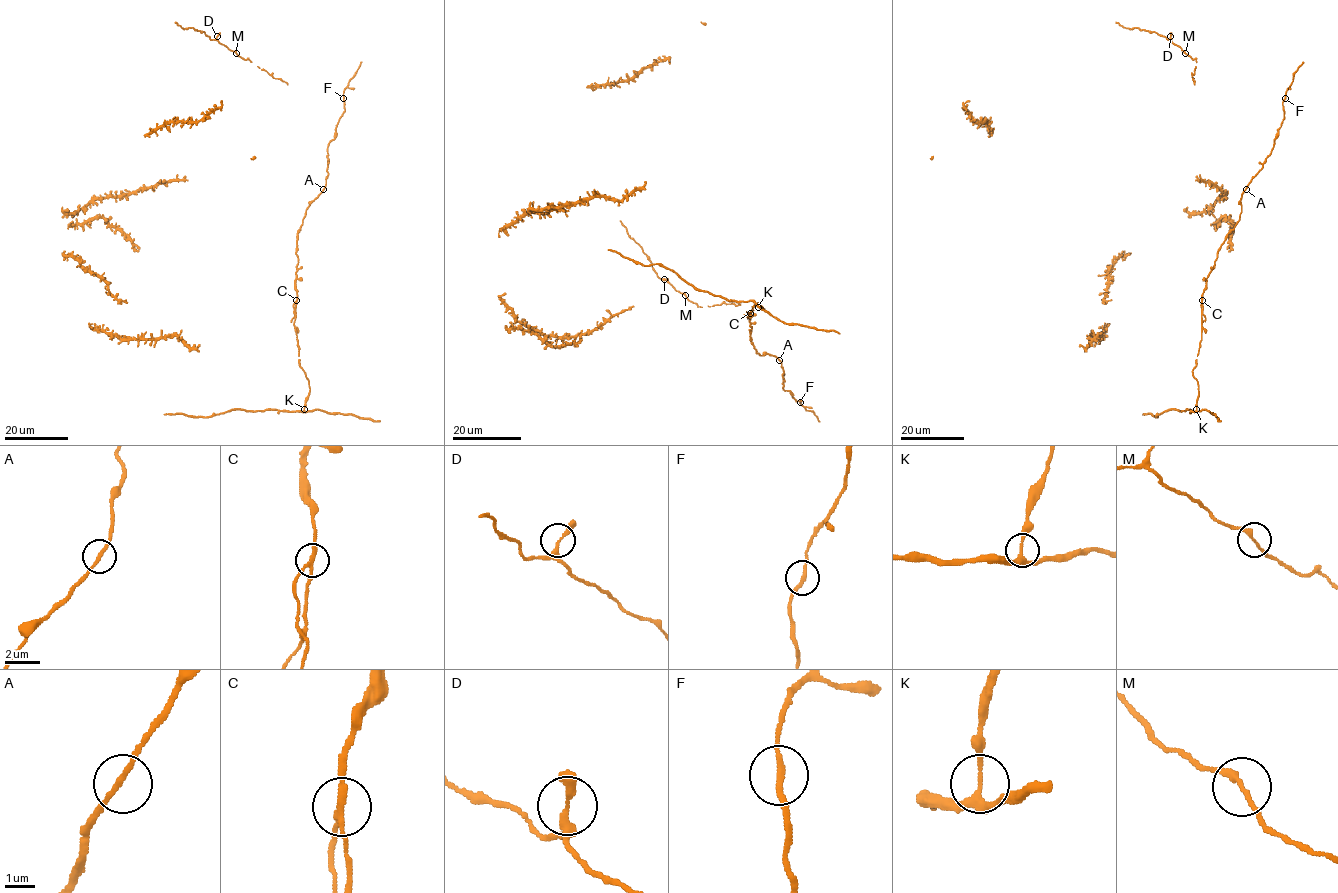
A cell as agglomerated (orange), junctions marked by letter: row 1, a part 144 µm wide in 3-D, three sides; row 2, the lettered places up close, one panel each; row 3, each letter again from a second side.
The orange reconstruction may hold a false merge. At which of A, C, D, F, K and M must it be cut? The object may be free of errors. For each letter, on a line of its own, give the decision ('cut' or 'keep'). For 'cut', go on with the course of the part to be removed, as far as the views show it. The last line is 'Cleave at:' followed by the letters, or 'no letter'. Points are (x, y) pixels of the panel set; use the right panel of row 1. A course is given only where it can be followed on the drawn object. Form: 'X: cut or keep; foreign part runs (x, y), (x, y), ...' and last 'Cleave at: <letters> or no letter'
A: keep
C: cut; foreign part runs (1202, 300), (1205, 318), (1203, 322)
D: keep
F: keep
K: keep
M: keep
Cleave at: C

